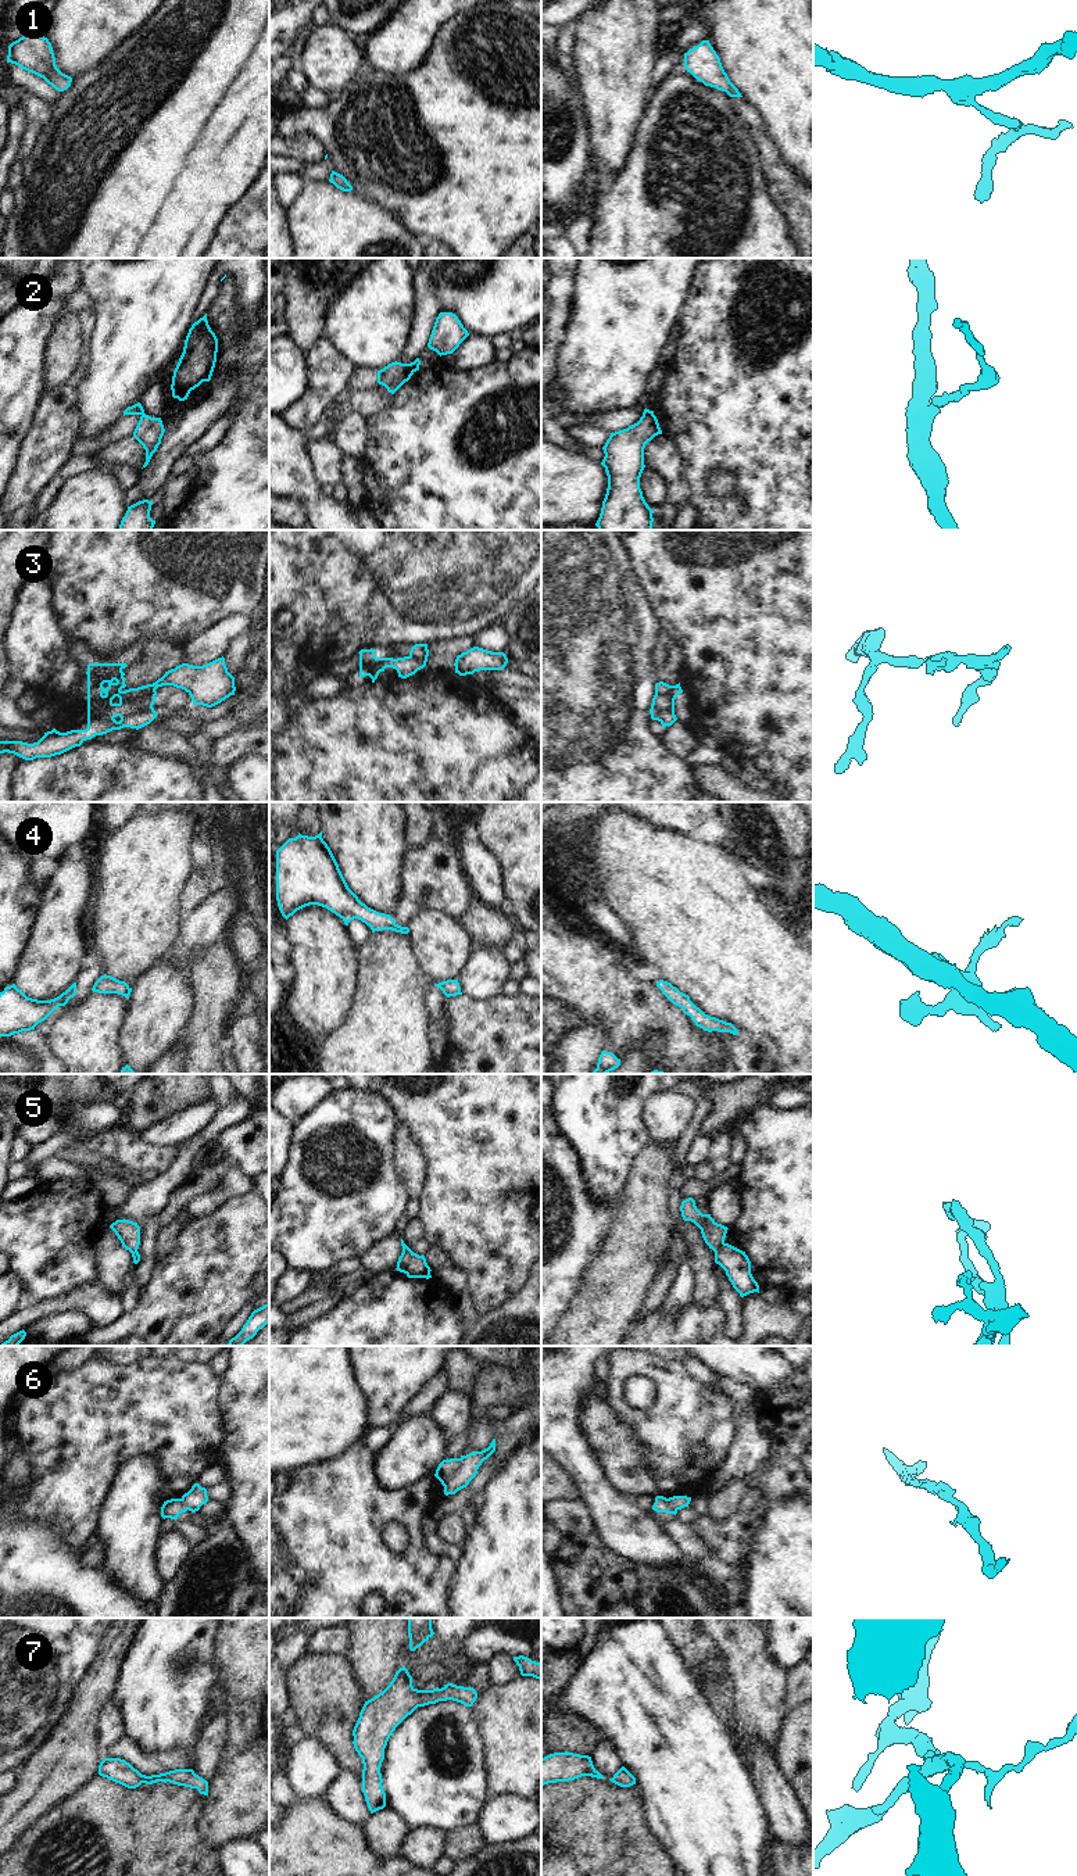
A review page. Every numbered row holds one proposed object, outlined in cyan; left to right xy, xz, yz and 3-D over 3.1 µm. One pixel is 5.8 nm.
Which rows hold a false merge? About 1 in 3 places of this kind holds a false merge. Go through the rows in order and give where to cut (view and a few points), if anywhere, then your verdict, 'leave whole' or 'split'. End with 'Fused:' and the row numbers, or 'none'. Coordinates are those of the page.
1: no cut; leave whole
2: cut in yz along (643, 412), (653, 414); split
3: cut in yz along (672, 686), (666, 693), (655, 693); split
4: no cut; leave whole
5: cut in yz along (723, 1242), (715, 1253); split
6: cut in xz along (461, 1459), (454, 1474), (443, 1485); split
7: no cut; leave whole
Fused: 2, 3, 5, 6

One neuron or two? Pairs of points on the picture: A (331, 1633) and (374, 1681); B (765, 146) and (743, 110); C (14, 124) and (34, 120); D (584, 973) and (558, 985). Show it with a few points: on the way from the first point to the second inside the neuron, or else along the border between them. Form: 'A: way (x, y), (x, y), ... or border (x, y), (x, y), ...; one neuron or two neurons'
A: border (350, 1632), (350, 1646), (343, 1653); two neurons
B: border (750, 125), (765, 133); two neurons
C: border (17, 104), (24, 120), (21, 146), (17, 154); two neurons
D: way (578, 973), (571, 973), (565, 978); one neuron

